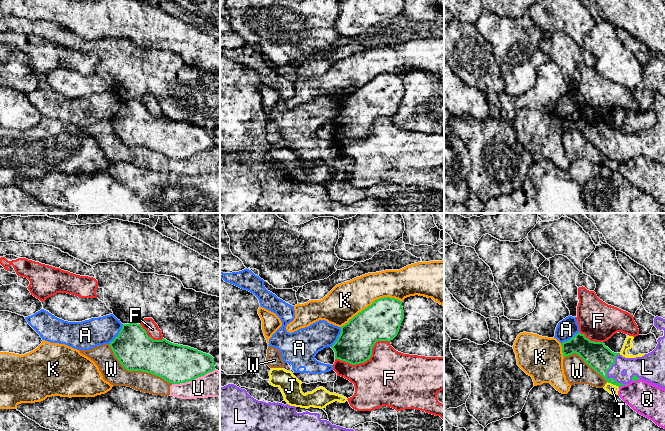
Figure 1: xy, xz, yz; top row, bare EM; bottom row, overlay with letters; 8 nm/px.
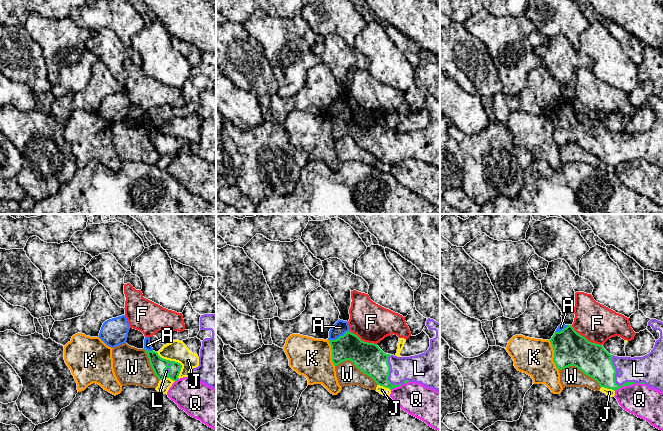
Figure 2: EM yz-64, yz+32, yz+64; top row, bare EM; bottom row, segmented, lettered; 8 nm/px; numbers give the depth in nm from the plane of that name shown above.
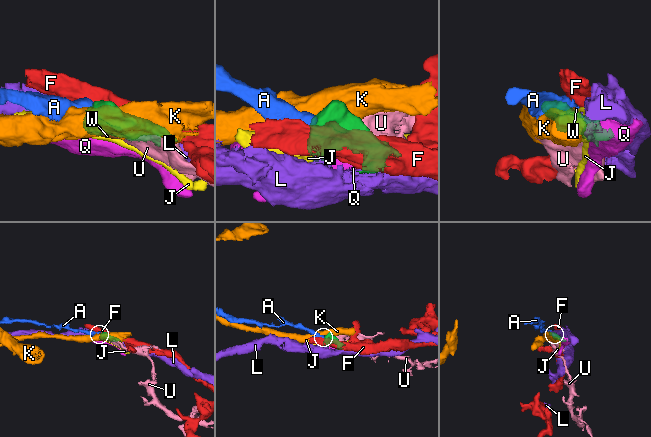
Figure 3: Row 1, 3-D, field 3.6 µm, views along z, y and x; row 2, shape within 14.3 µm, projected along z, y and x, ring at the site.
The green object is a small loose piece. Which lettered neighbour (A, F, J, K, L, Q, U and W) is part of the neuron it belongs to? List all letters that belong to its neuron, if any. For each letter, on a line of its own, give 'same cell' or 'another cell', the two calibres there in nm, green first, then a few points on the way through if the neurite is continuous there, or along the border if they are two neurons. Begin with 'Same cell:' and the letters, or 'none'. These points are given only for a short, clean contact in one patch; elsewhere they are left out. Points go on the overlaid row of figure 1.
Same cell: L
A: another cell; calibres 320 and 220 nm
F: another cell; calibres 300 and 460 nm
J: another cell; calibres 200 and 80 nm
K: another cell; calibres 320 and 280 nm
L: same cell; calibres 200 and 140 nm
Q: another cell; calibres 170 and 260 nm
U: another cell; calibres 320 and 200 nm
W: another cell; calibres 320 and 180 nm

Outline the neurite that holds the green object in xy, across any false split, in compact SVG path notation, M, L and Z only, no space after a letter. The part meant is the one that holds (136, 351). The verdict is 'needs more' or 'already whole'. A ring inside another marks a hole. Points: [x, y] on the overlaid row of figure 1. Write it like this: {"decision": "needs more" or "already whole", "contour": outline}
{"decision": "already whole", "contour": "M123 324L110 347L128 371L142 371L172 384L192 381L215 370L214 358L197 349L153 340L140 324Z"}

